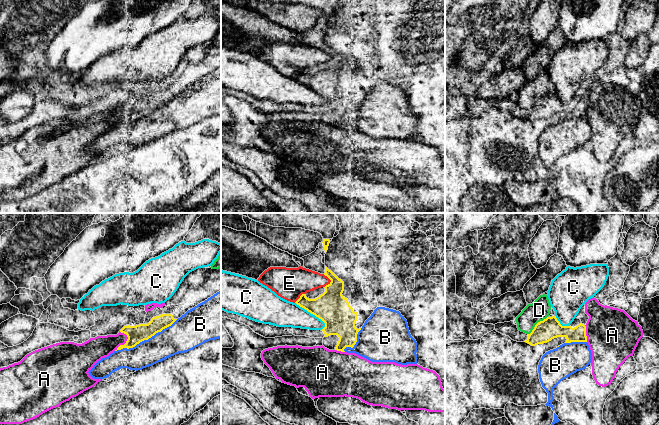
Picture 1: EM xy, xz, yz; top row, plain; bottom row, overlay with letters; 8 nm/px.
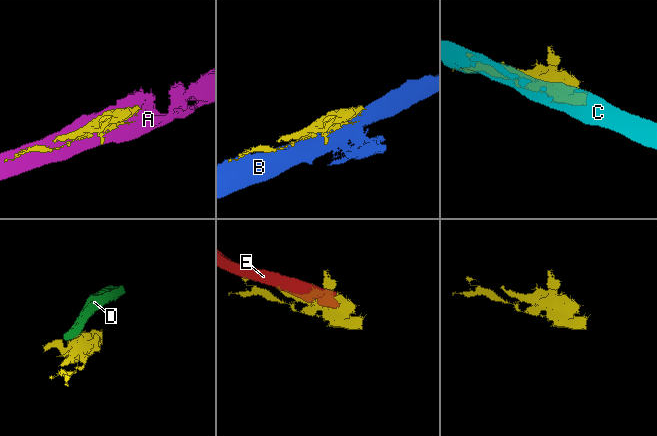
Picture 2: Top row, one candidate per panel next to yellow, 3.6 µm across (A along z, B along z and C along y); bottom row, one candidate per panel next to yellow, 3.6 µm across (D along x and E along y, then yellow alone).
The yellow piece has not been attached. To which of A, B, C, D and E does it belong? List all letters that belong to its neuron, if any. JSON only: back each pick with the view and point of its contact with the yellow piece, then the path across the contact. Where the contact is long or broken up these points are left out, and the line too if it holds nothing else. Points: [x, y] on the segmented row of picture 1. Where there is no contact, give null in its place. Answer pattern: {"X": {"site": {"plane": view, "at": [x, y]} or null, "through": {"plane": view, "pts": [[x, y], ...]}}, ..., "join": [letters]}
{"B": {"site": {"plane": "xy", "at": [146, 339]}}, "join": ["B"]}

